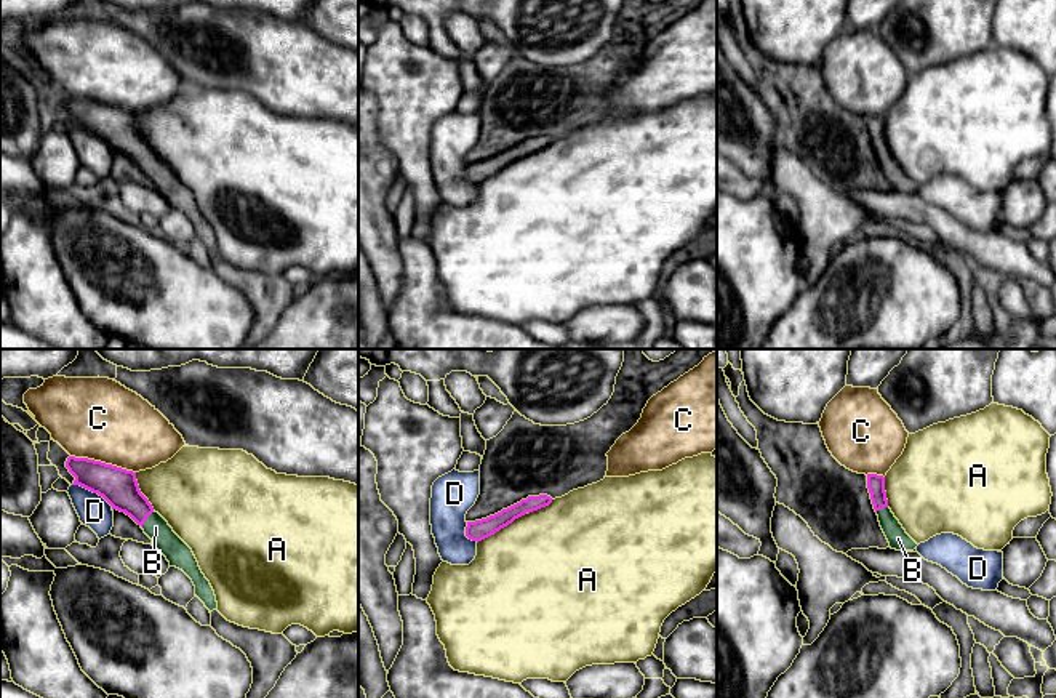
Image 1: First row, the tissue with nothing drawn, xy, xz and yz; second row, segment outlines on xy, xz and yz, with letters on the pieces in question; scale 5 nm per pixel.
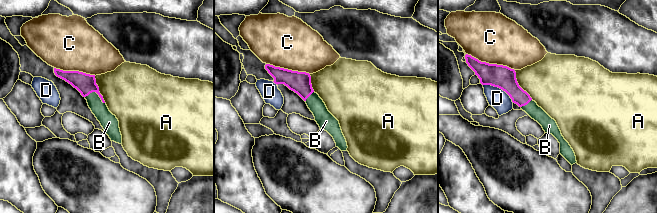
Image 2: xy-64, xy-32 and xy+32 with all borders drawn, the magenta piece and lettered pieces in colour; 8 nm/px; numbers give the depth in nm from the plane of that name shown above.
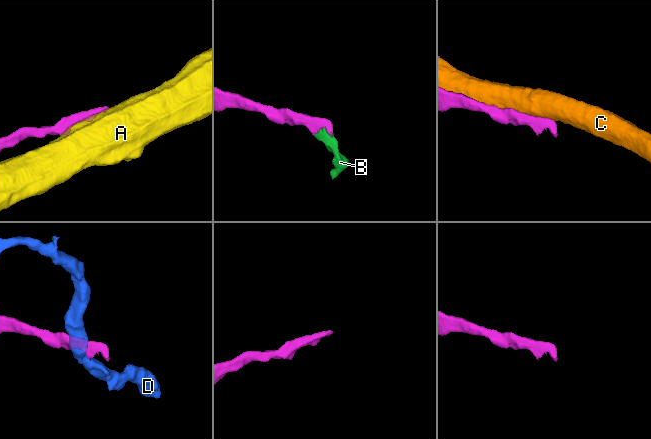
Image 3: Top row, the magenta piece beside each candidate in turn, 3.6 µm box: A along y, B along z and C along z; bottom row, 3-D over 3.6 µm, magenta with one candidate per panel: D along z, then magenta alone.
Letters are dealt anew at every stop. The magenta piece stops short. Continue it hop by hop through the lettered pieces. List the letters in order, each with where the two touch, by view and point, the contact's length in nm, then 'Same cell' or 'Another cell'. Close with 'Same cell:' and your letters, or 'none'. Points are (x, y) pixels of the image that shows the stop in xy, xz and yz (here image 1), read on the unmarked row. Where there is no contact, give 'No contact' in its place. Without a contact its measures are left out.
A: Touches magenta at xz (501, 168). Shared border 300 nm. Another cell
B: Touches magenta at xy (146, 160). Shared border 110 nm. Same cell
C: Touches magenta at xy (103, 104). Shared border 340 nm. Another cell
D: Touches magenta at xy (93, 133). Shared border 240 nm. Another cell
Same cell: B

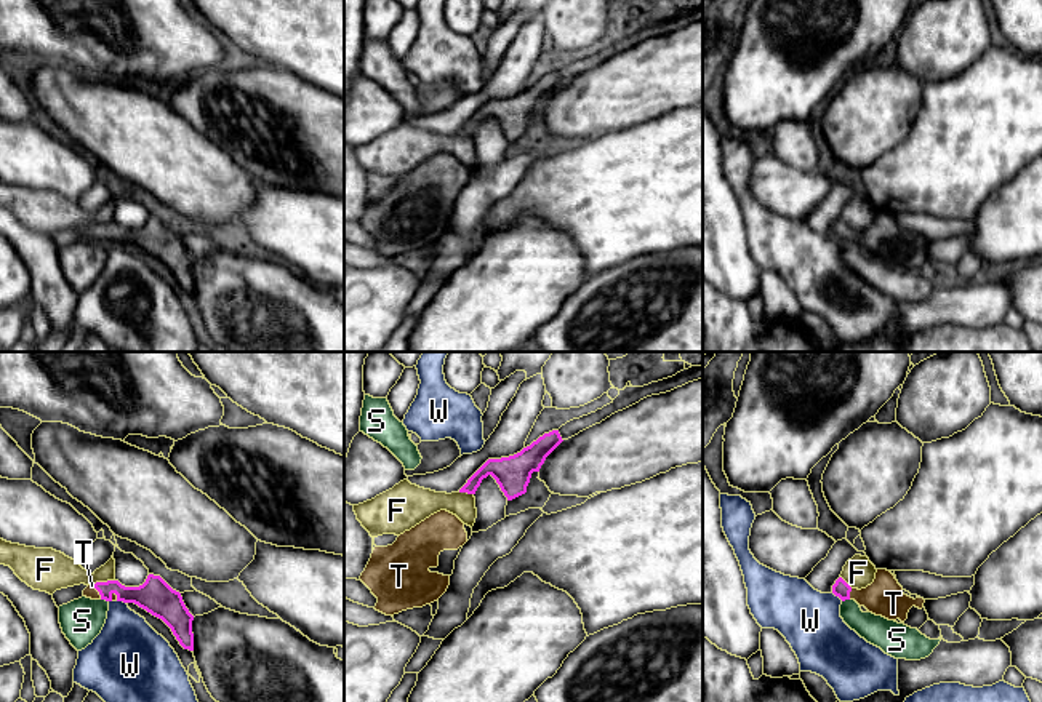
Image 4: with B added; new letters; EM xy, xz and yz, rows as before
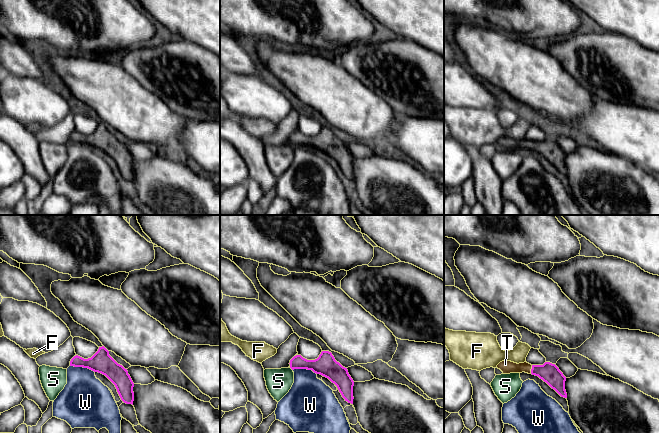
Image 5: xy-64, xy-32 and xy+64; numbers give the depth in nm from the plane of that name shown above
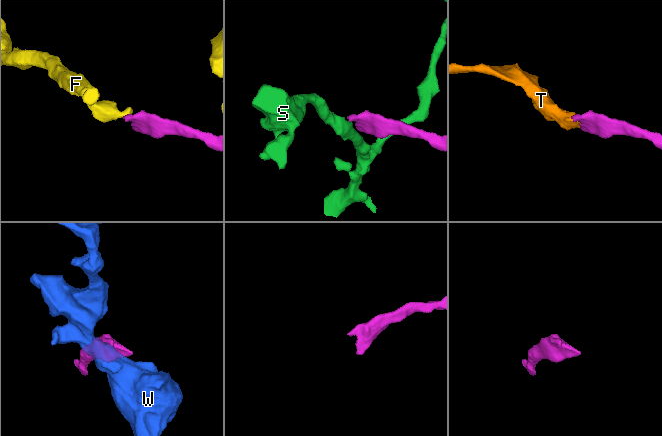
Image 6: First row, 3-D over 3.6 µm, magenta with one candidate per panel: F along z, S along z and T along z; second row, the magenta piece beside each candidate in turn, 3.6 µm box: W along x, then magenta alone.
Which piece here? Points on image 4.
F: Touches magenta at xy (104, 224). Shared border 110 nm. Another cell
S: Touches magenta at xy (104, 240). Shared border 40 nm. Another cell
T: Touches magenta at xy (98, 232). Shared border 90 nm. Same cell
W: Touches magenta at xy (120, 242). Shared border 60 nm. Another cell
Same cell: T

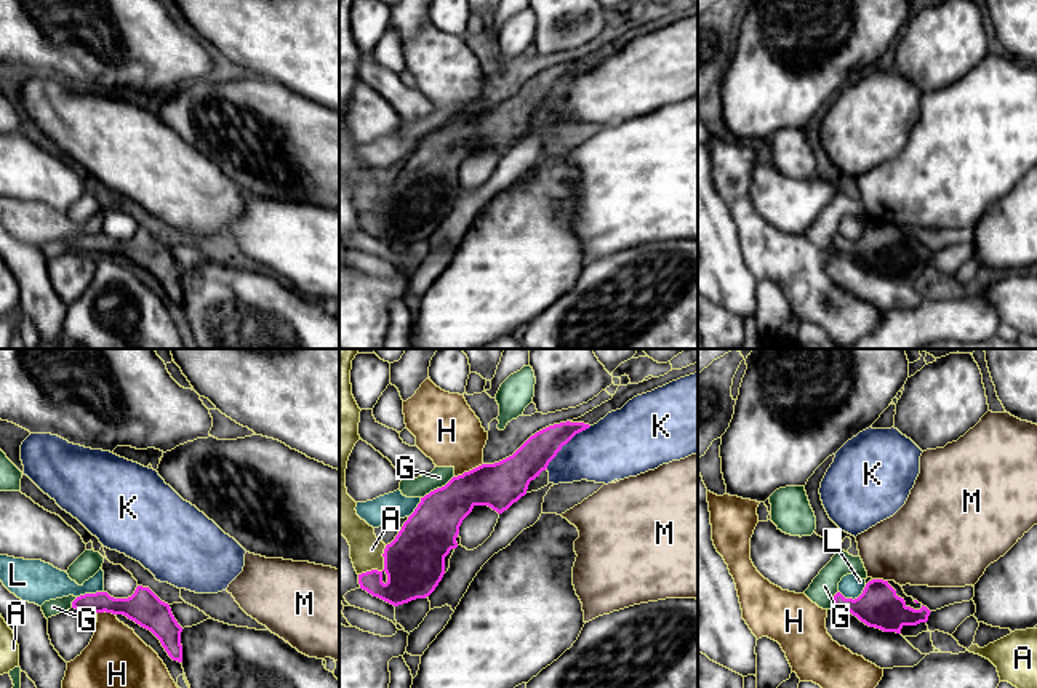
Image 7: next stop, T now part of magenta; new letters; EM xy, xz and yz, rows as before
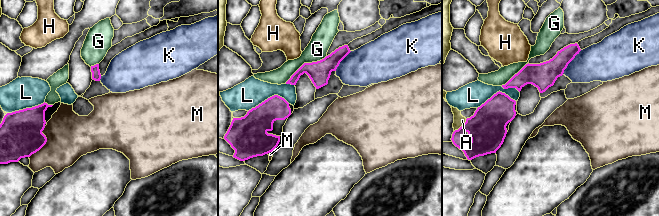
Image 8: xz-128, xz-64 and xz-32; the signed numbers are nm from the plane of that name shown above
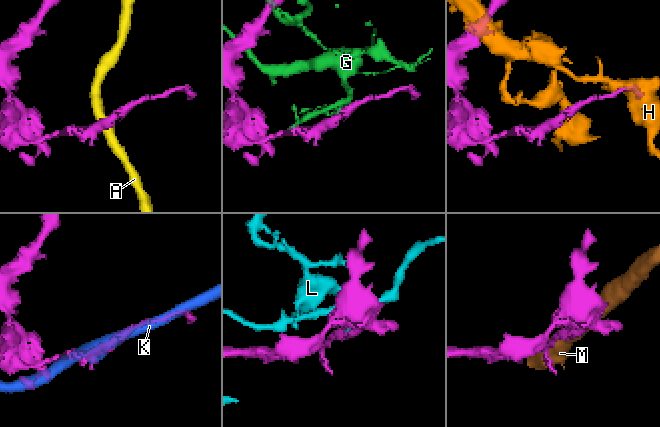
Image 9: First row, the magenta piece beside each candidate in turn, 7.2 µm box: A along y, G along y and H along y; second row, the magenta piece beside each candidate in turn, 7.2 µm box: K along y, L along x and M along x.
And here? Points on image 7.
A: Touches magenta at xz (383, 212). Shared border 200 nm. Another cell
G: Touches magenta at xz (437, 130). Shared border 200 nm. Another cell
H: Touches magenta at xz (469, 112). Shared border 160 nm. Another cell
K: Touches magenta at xz (565, 85). Shared border 320 nm. Another cell
L: Touches magenta at yz (852, 240). Shared border 150 nm. Another cell
M: Touches magenta at yz (880, 221). Shared border 80 nm. Another cell
Same cell: none

